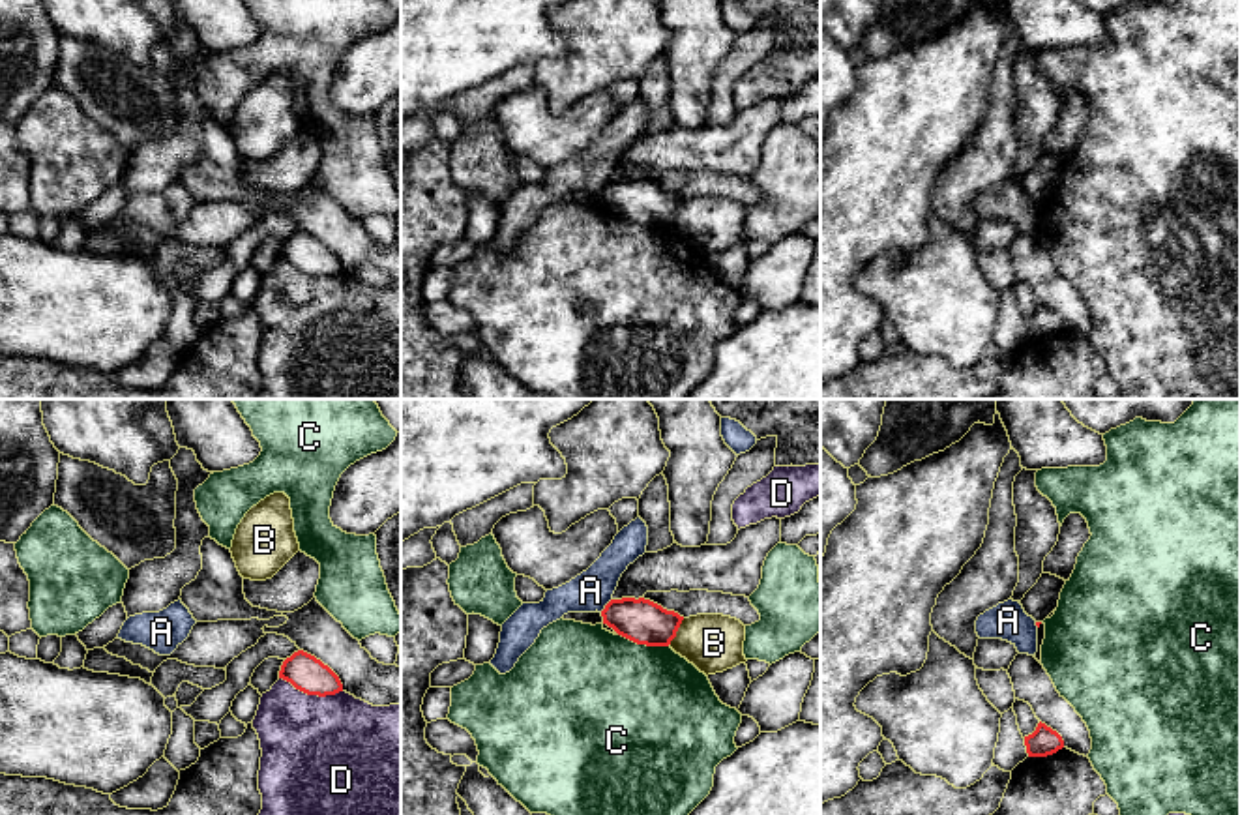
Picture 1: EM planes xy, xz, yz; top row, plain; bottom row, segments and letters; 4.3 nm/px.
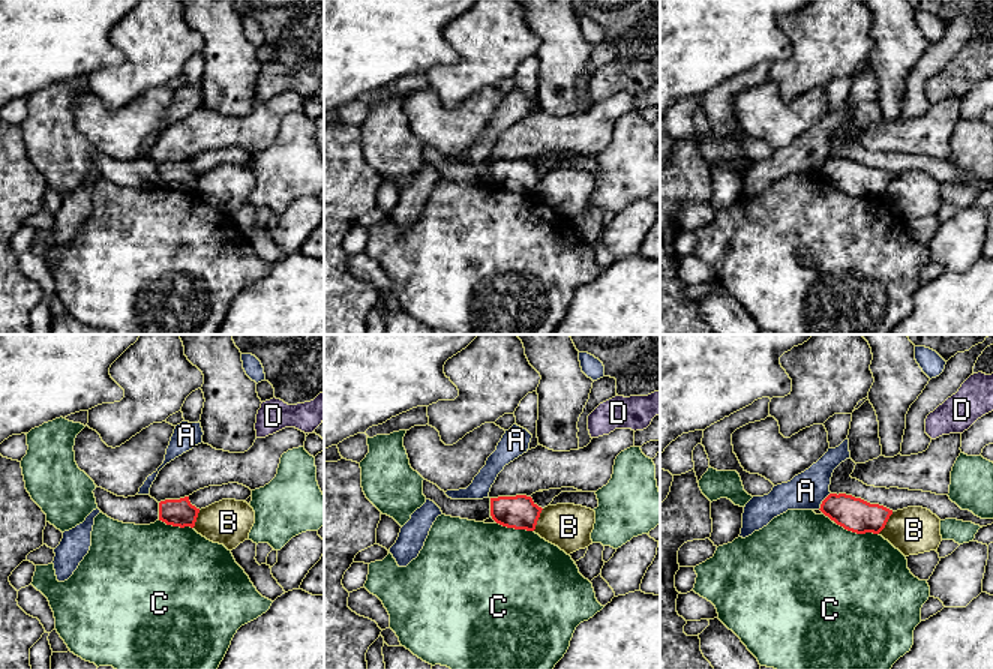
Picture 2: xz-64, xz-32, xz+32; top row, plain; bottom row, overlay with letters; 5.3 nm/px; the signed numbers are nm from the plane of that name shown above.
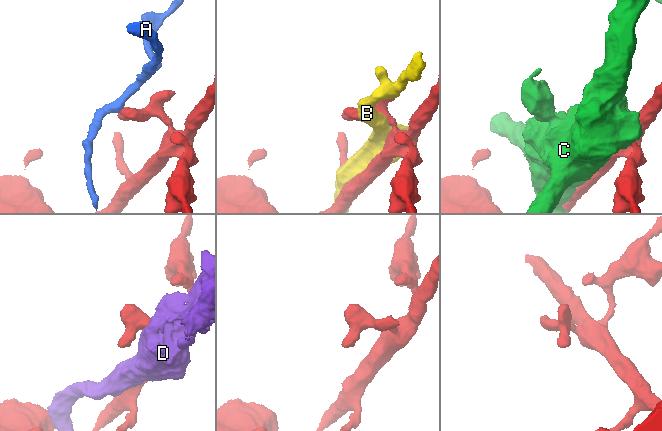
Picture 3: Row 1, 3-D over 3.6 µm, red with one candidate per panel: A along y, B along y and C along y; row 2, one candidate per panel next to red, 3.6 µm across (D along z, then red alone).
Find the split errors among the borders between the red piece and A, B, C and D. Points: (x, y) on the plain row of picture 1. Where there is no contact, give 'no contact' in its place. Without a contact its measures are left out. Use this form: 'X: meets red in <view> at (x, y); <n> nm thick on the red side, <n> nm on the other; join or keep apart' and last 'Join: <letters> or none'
A: meets red in xz at (605, 186); 190 nm thick on the red side, 170 nm on the other; keep apart
B: meets red in xz at (677, 210); 190 nm thick on the red side, 260 nm on the other; keep apart
C: meets red in xz at (643, 223); 190 nm thick on the red side, 480 nm on the other; keep apart
D: meets red in xy at (311, 274); 160 nm thick on the red side, 480 nm on the other; keep apart
Join: none

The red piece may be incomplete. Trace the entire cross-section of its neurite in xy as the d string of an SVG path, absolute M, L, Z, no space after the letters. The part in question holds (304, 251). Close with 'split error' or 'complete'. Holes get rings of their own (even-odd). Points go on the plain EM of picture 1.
M298 230L281 245L279 259L307 275L335 275L343 272L339 257L315 236Z | complete

